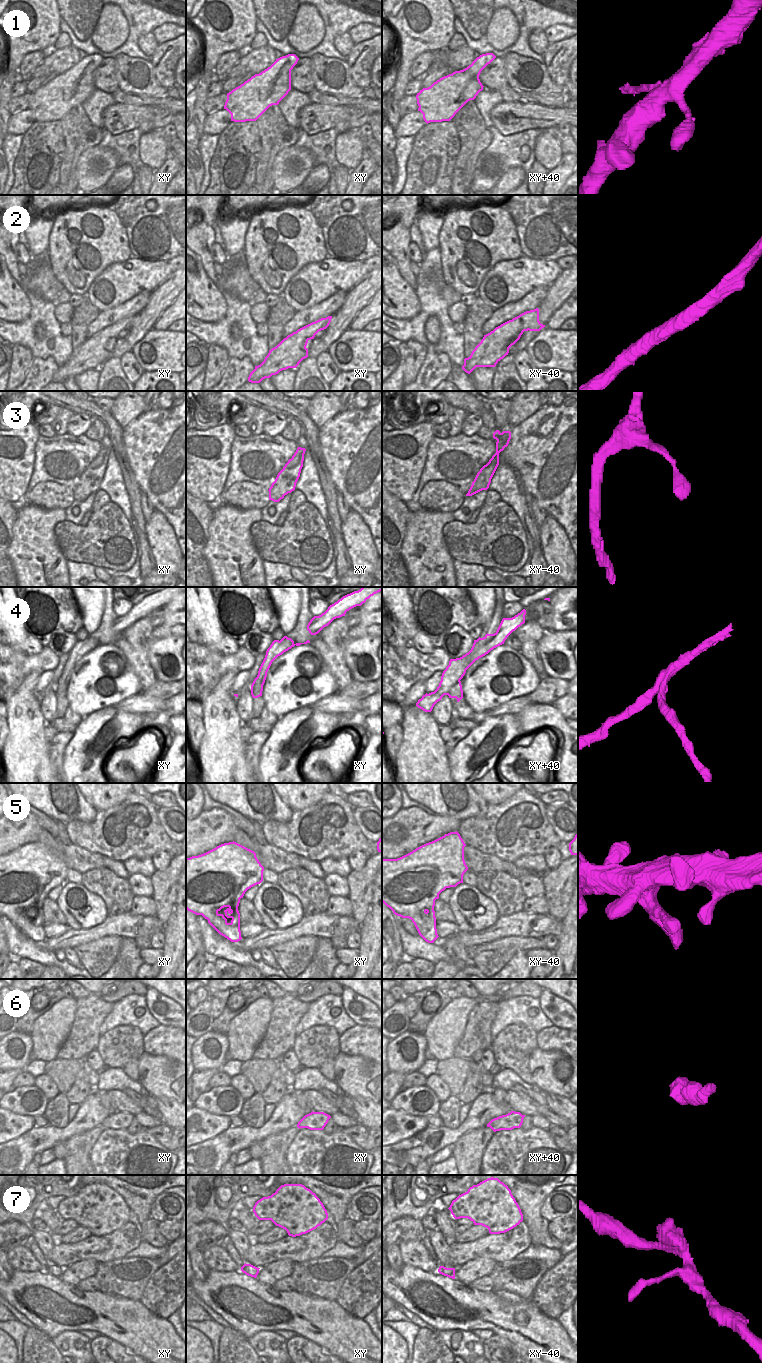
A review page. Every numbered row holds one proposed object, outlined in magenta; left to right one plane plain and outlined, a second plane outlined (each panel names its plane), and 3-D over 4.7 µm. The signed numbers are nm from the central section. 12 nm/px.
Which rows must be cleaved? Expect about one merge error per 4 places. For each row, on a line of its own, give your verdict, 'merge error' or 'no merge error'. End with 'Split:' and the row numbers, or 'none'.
1: no merge error
2: no merge error
3: no merge error
4: merge error
5: no merge error
6: no merge error
7: no merge error
Split: 4

